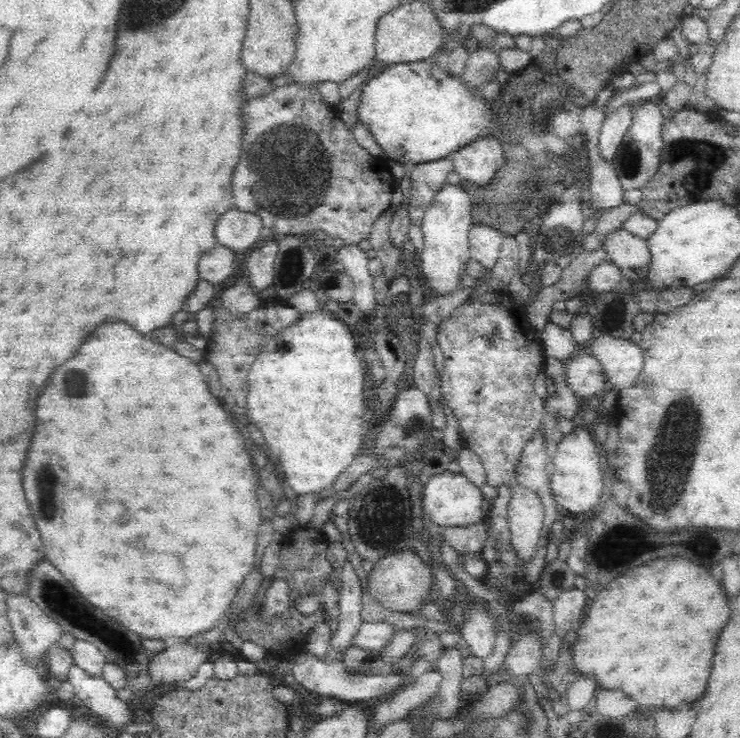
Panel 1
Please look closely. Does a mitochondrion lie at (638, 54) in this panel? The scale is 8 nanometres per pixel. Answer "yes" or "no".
no

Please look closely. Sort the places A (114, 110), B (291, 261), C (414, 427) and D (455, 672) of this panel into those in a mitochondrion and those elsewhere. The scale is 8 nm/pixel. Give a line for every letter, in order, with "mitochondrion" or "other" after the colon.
A: other
B: mitochondrion
C: mitochondrion
D: other

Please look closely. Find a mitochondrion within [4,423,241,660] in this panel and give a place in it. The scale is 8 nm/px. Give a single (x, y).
(47, 480)

